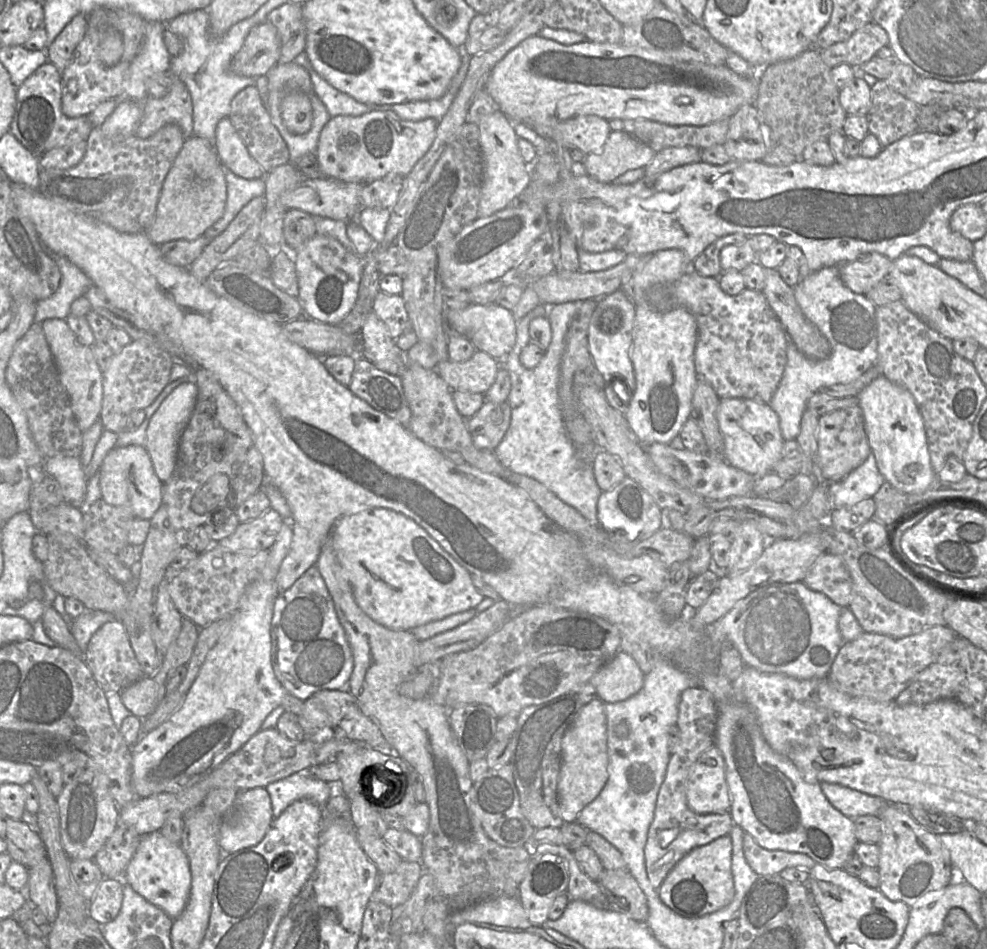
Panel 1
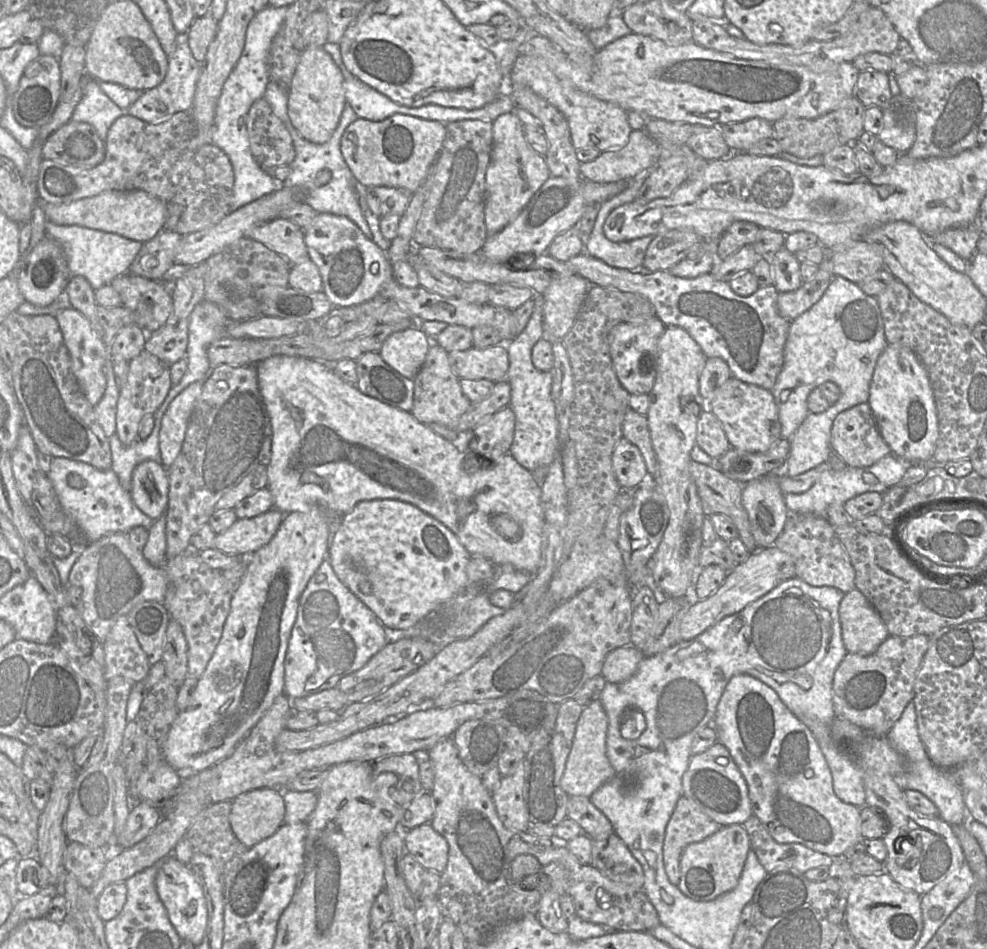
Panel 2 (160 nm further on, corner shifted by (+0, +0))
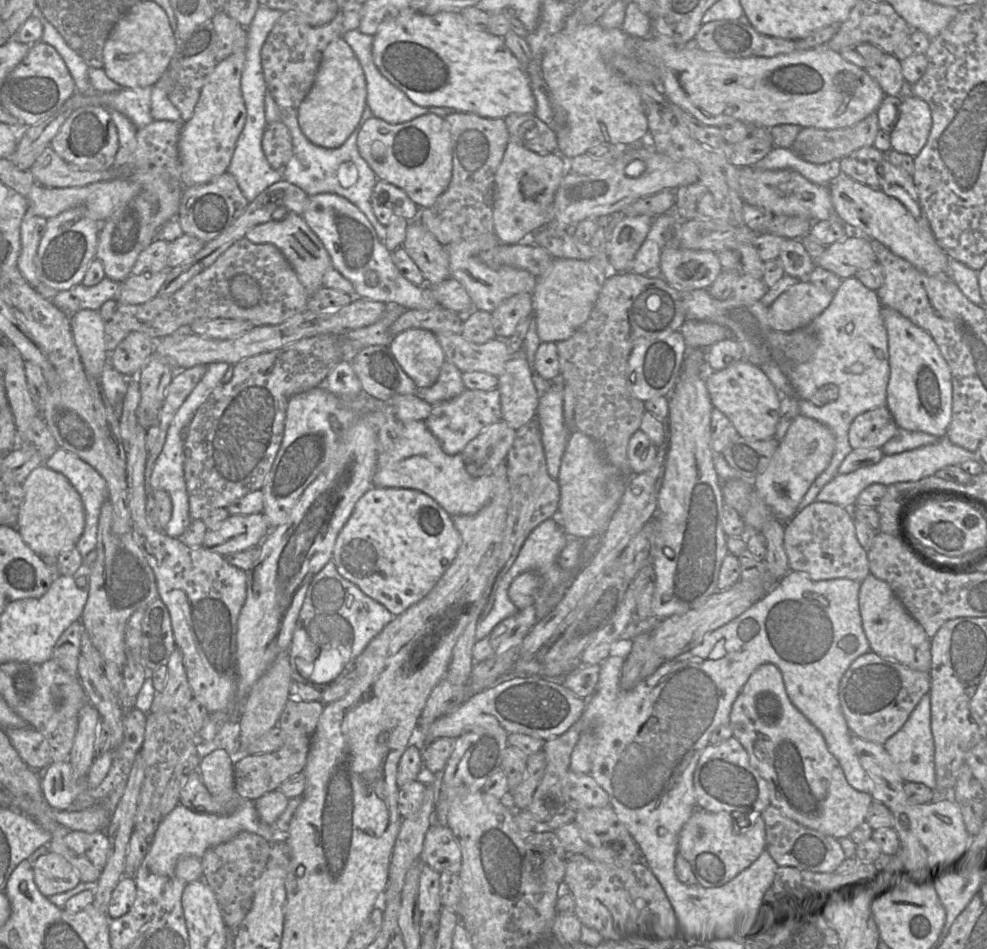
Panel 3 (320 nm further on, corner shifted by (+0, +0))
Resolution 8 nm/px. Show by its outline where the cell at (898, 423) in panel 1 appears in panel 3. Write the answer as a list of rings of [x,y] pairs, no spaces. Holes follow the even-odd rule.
[[[882,306],[888,339],[889,379],[886,408],[898,428],[945,436],[951,419],[952,386],[949,367],[932,337],[896,310]]]

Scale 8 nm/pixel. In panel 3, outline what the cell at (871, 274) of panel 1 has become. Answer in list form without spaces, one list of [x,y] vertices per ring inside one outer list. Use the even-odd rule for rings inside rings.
[[[846,236],[825,248],[814,264],[823,267],[841,279],[854,277],[860,270],[870,268],[877,257],[867,237]]]

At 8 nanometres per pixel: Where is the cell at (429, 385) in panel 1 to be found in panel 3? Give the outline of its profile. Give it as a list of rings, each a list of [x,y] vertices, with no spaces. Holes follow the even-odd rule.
[[[445,360],[437,381],[430,387],[419,389],[416,394],[433,406],[457,397],[465,389],[462,372],[454,364]]]

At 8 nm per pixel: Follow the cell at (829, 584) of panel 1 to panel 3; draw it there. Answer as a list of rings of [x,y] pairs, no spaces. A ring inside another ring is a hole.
[[[815,501],[784,523],[790,571],[805,572],[815,581],[846,578],[860,583],[870,574],[867,550],[857,540],[851,509]]]

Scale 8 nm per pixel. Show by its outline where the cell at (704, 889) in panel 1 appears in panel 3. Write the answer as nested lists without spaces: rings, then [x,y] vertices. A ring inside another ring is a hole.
[[[696,809],[694,813],[690,816],[690,818],[687,820],[687,822],[684,824],[680,832],[679,841],[678,841],[678,853],[682,855],[682,857],[685,858],[685,860],[690,864],[691,869],[696,877],[697,885],[703,888],[718,888],[730,882],[739,873],[748,868],[760,856],[760,854],[764,850],[765,850],[765,823],[763,821],[761,813],[759,814],[739,813],[736,815],[736,817],[734,817],[732,814],[728,812],[712,813],[702,809]]]

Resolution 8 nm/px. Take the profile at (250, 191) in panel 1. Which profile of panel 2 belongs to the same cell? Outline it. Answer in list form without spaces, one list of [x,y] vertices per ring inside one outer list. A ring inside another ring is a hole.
[[[266,6],[248,23],[242,54],[227,77],[218,99],[211,143],[219,147],[229,158],[234,171],[231,211],[257,200],[283,187],[283,181],[272,178],[255,160],[247,133],[247,115],[252,104],[263,97],[269,79],[268,57],[273,38],[280,30],[288,6]]]

